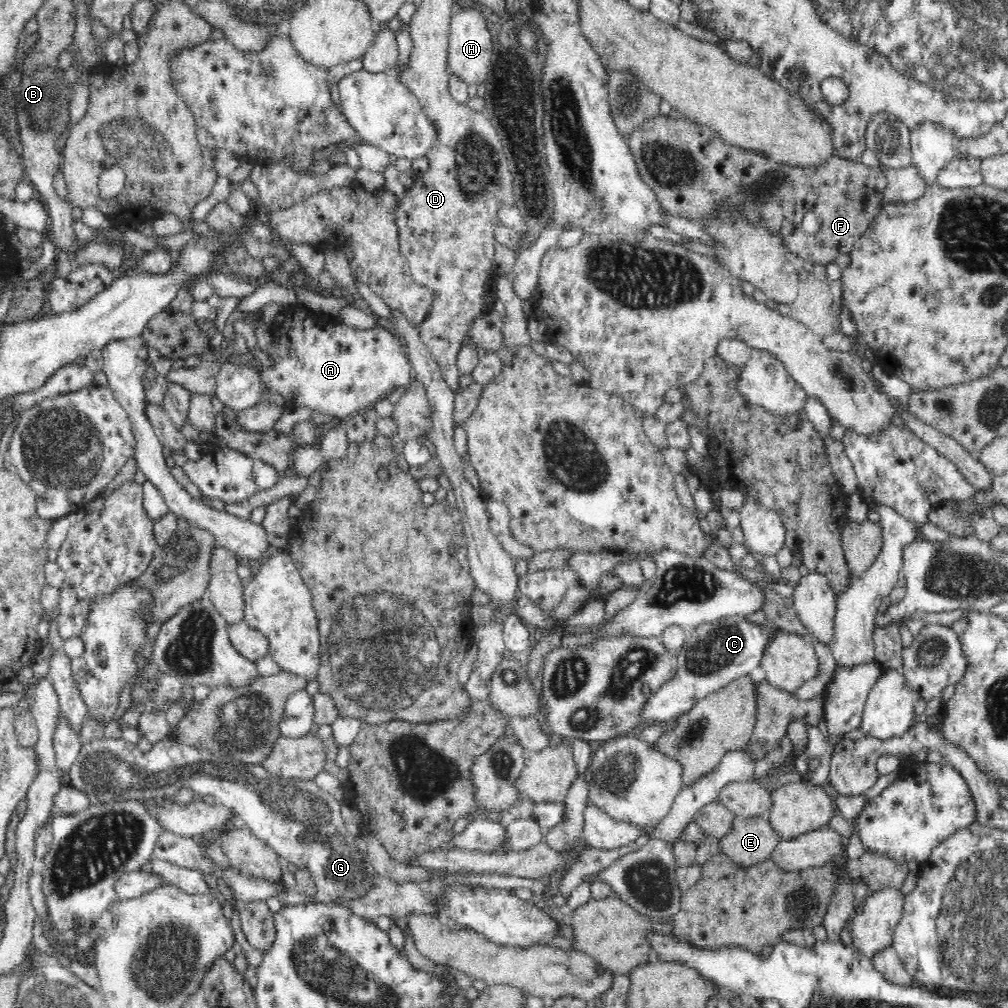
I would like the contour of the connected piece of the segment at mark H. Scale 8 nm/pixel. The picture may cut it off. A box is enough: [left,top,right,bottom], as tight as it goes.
[447,9,493,84]

